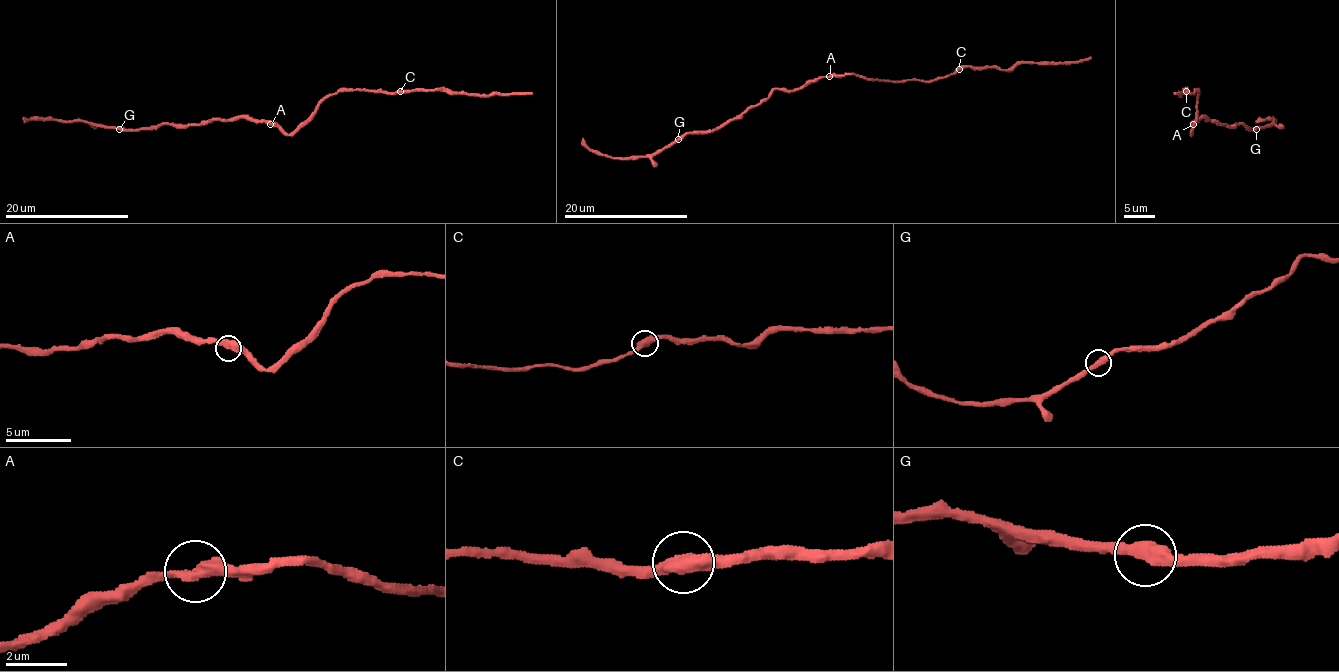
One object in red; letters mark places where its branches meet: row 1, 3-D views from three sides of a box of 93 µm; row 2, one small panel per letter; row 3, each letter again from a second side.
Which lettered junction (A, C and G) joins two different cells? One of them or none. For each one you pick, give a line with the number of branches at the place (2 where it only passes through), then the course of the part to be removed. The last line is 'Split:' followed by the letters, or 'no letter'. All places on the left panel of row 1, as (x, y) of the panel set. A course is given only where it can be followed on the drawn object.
Split: no letter

